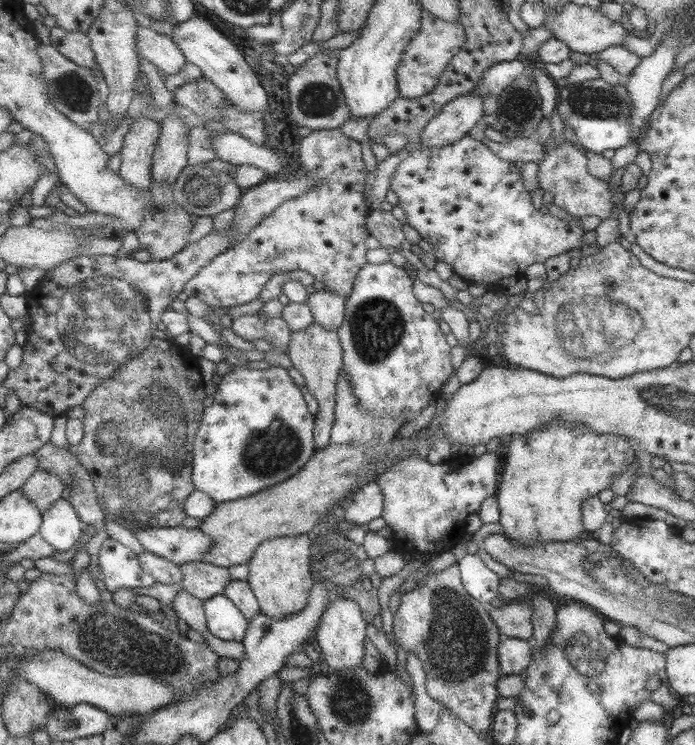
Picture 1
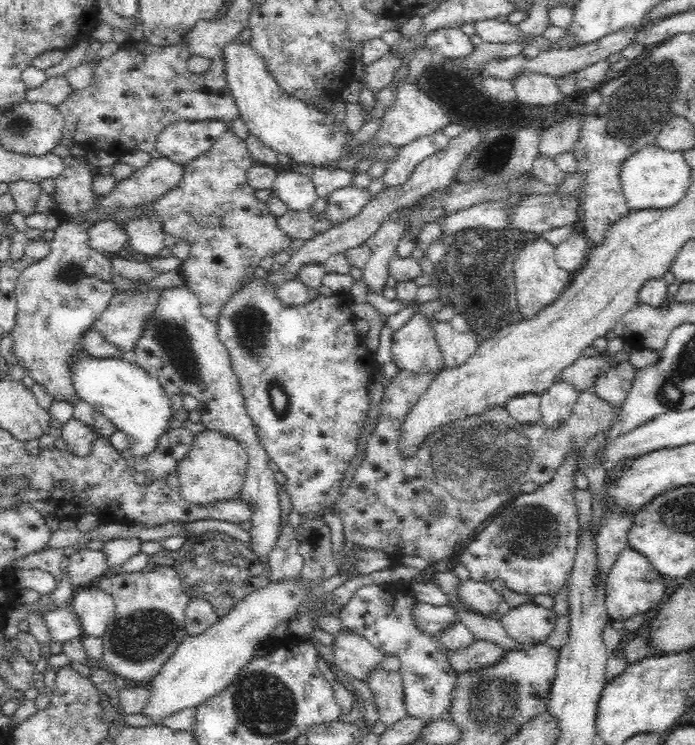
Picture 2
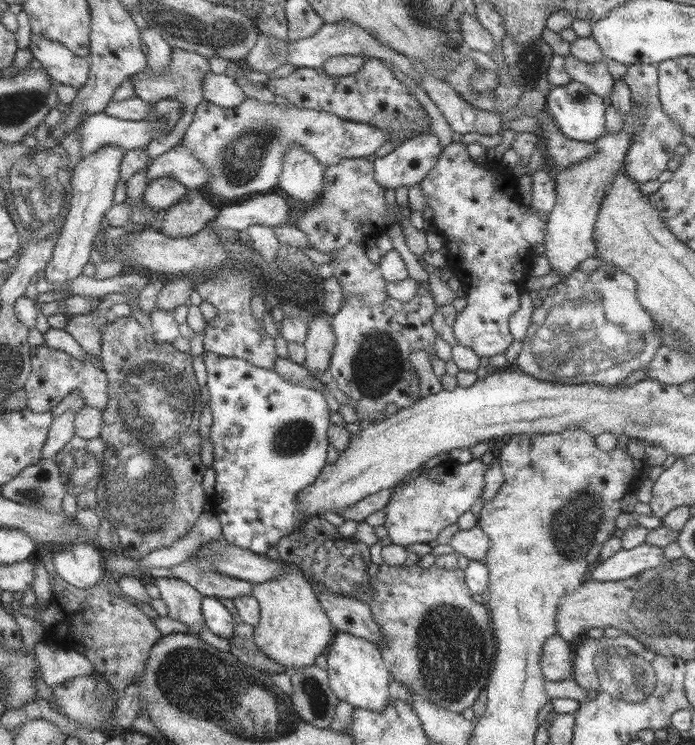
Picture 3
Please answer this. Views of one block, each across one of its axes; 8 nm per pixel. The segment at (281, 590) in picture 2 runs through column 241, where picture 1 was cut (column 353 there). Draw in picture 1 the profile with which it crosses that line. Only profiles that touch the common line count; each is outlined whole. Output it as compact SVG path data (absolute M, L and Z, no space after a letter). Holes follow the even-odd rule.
M337 598L332 604L328 604L322 613L314 635L320 648L320 655L330 670L353 670L361 666L363 640L365 640L363 619L358 604L351 599Z

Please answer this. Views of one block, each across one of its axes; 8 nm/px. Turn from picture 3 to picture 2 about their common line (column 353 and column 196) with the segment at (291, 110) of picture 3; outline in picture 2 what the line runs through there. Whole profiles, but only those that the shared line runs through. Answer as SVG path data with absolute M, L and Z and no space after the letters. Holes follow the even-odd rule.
M180 120L166 127L157 137L156 150L161 152L162 157L186 165L219 142L229 130L227 125L222 121L188 123Z

